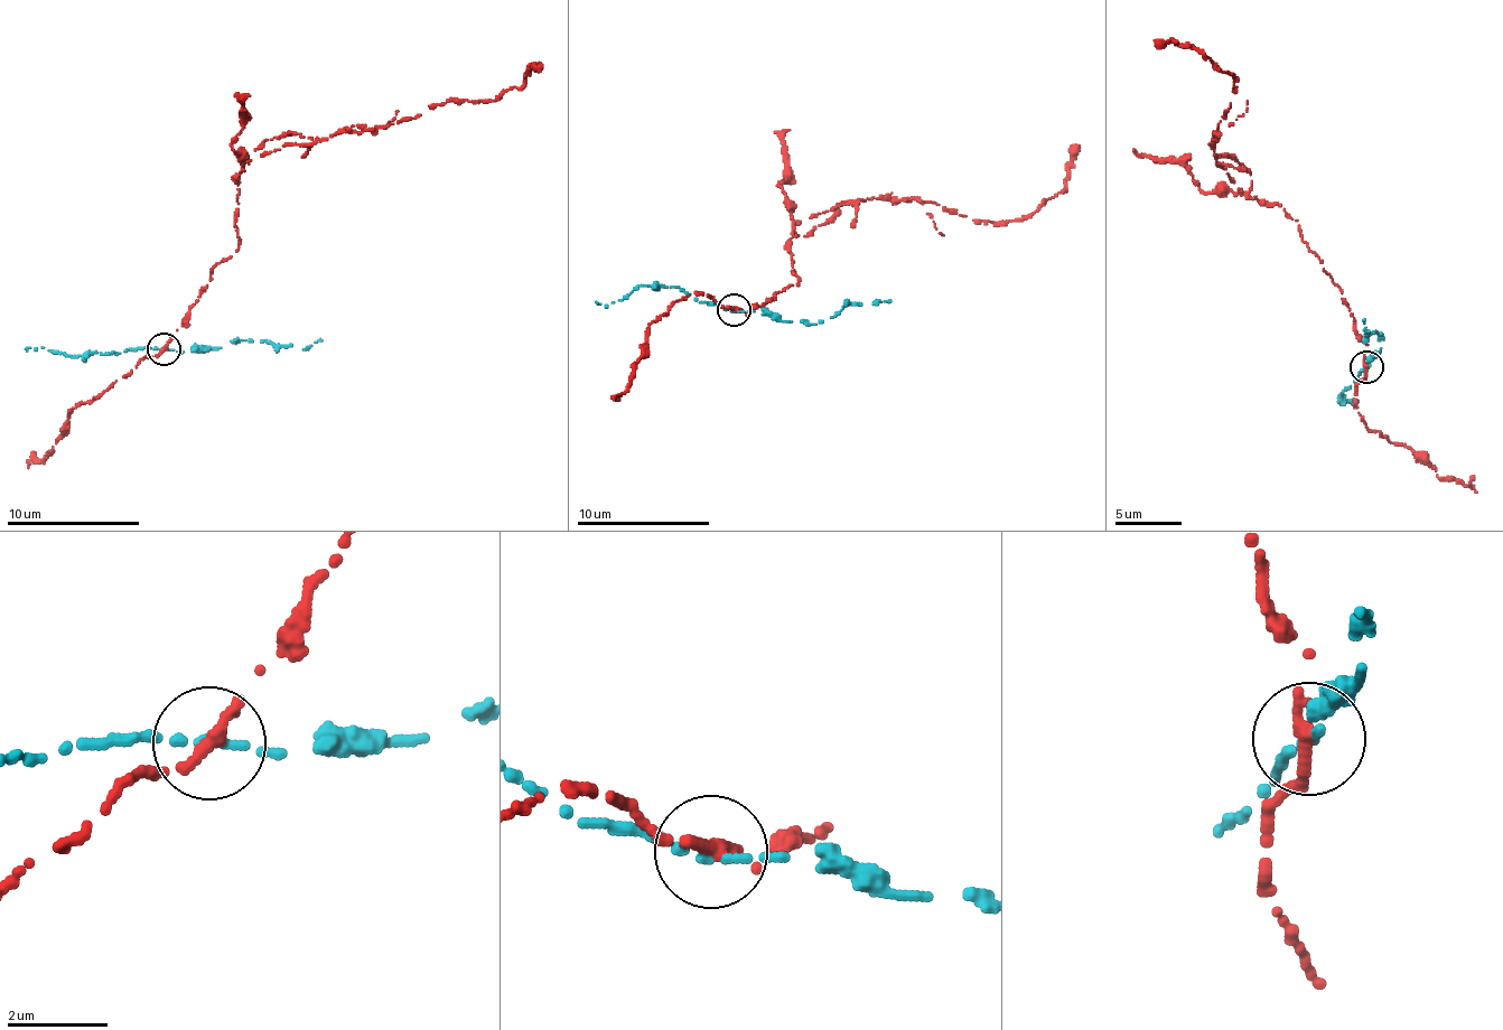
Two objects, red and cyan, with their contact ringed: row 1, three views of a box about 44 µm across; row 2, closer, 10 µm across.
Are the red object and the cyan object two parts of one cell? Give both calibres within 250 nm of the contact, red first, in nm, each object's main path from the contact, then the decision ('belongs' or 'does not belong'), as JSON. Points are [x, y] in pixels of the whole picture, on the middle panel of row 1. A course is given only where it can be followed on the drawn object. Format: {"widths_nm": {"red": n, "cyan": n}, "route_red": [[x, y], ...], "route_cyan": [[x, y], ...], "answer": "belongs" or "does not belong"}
{"widths_nm": {"red": 360, "cyan": 170}, "route_red": [[735, 309], [746, 315], [797, 284], [793, 232], [845, 202], [936, 203], [1023, 222], [1062, 188], [1079, 144]], "route_cyan": [[735, 312], [765, 309], [784, 320], [820, 324], [847, 306], [889, 301]], "answer": "does not belong"}

